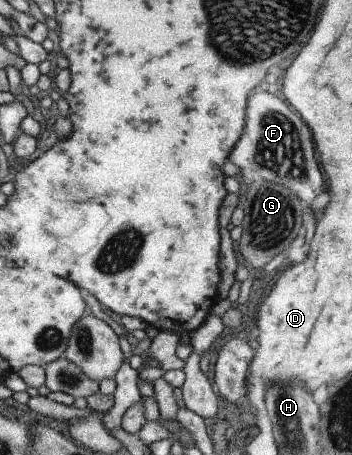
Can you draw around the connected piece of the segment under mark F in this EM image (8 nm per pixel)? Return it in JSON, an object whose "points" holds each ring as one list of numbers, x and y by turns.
{"points":[[269,93,249,95,243,133,229,153,229,161,237,167,237,173,245,173,245,177,281,183,309,207,315,195,319,195,323,189,323,177,313,157,313,143,307,125,291,111,291,107,281,97]]}

